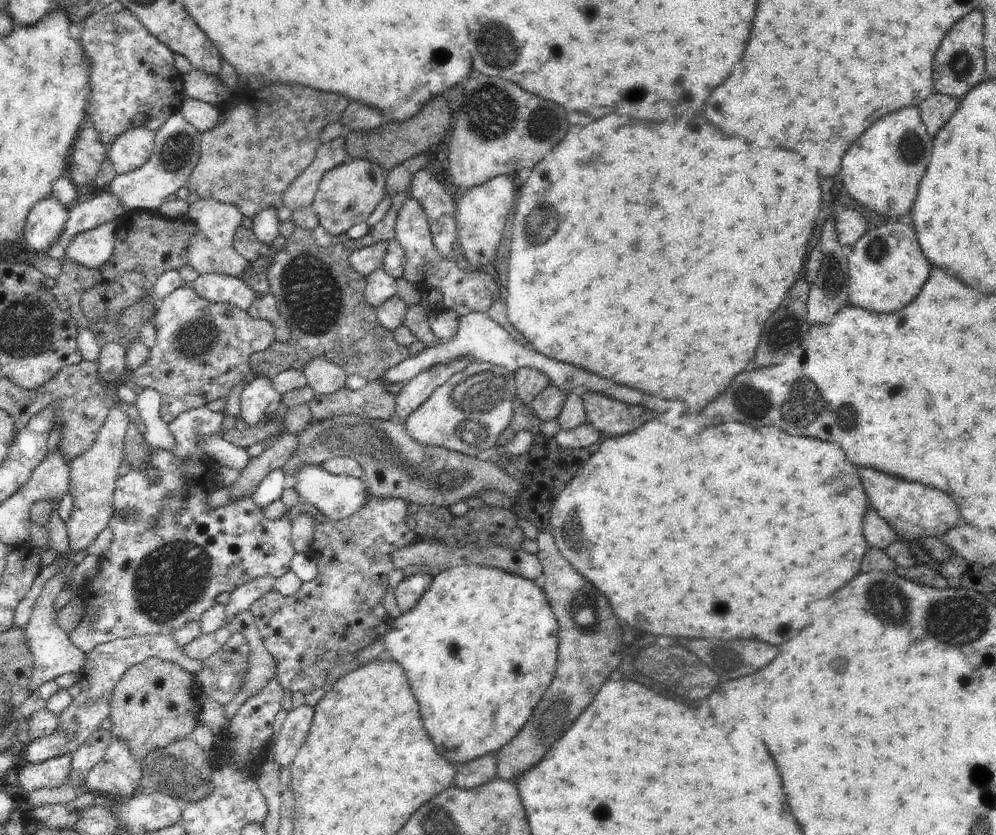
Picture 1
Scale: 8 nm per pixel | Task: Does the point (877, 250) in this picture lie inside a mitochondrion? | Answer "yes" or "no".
yes

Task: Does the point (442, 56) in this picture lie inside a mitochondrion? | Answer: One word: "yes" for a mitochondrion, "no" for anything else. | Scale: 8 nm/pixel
yes

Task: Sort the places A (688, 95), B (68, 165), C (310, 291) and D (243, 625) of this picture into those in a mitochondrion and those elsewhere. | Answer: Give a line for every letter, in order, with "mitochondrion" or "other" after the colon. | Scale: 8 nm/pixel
A: mitochondrion
B: other
C: mitochondrion
D: other

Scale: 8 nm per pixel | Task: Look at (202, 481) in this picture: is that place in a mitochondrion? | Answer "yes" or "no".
no

